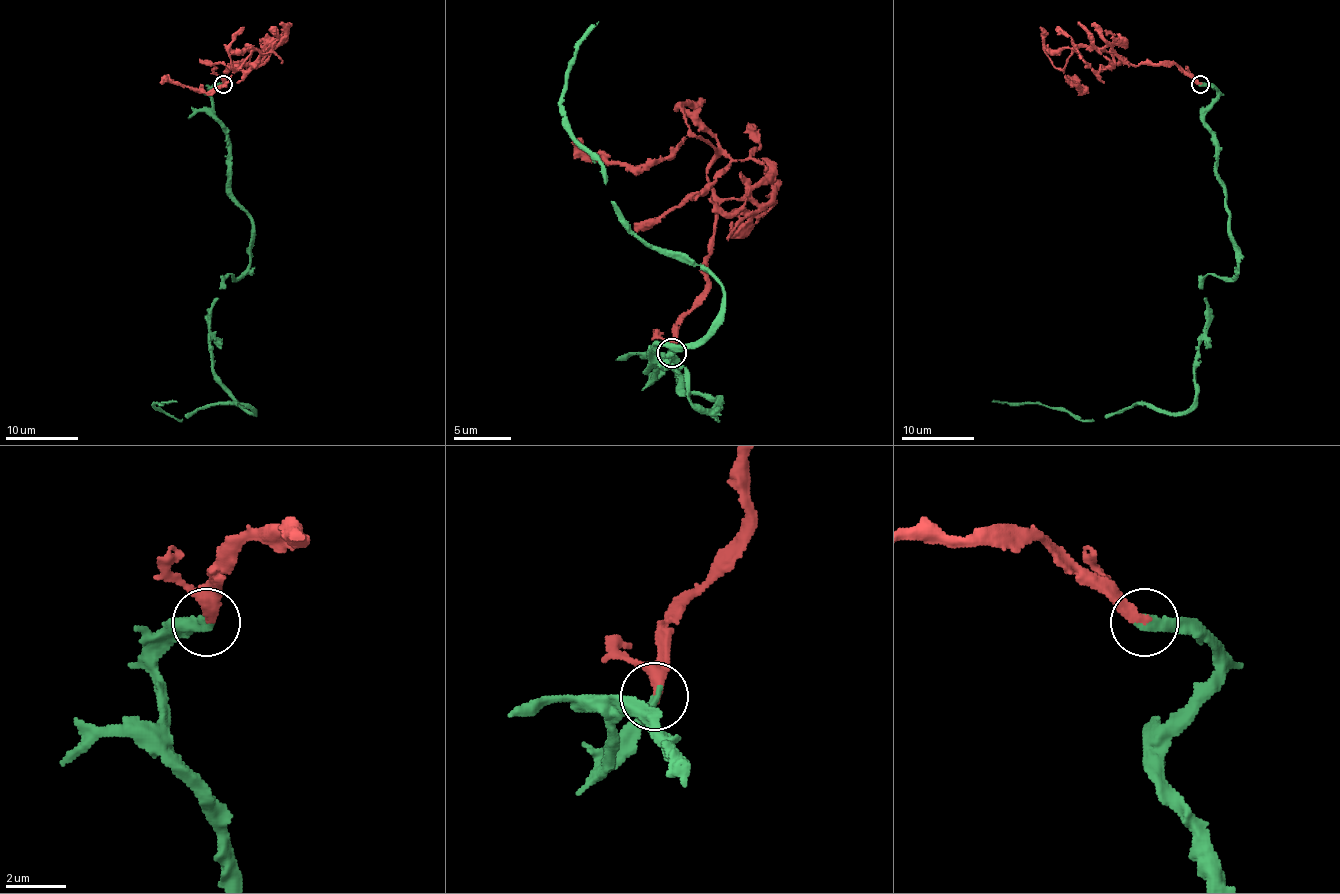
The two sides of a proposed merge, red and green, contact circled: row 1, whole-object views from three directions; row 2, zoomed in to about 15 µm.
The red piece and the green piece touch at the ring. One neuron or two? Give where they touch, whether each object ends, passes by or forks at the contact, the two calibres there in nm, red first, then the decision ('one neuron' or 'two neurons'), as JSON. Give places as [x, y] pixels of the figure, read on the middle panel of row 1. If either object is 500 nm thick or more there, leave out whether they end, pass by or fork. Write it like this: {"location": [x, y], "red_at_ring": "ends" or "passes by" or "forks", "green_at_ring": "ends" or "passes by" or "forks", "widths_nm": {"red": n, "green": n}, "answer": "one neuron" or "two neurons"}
{"location": [672, 352], "red_at_ring": "ends", "green_at_ring": "ends", "widths_nm": {"red": 400, "green": 320}, "answer": "one neuron"}

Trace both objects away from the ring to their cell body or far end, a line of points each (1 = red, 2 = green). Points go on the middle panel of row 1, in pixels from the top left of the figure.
1: (671, 353), (674, 324), (703, 293), (714, 152), (685, 137), (665, 157), (625, 166), (576, 137)
2: (671, 353), (654, 379), (662, 359), (714, 411), (651, 362), (723, 287), (645, 244), (564, 114), (599, 22)

